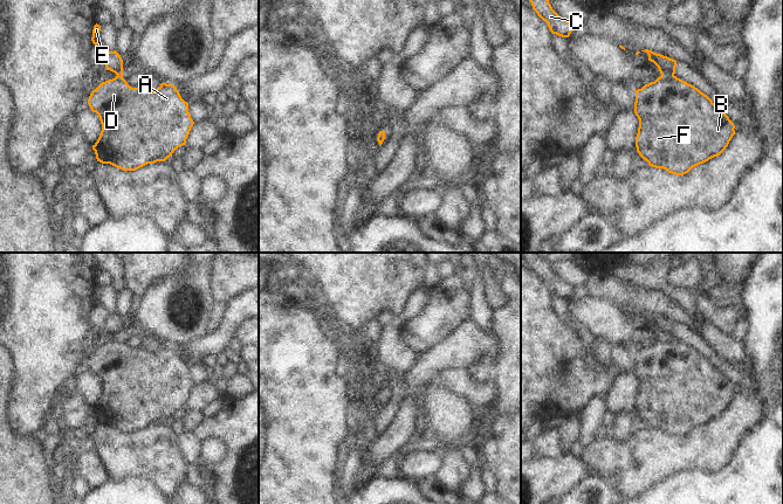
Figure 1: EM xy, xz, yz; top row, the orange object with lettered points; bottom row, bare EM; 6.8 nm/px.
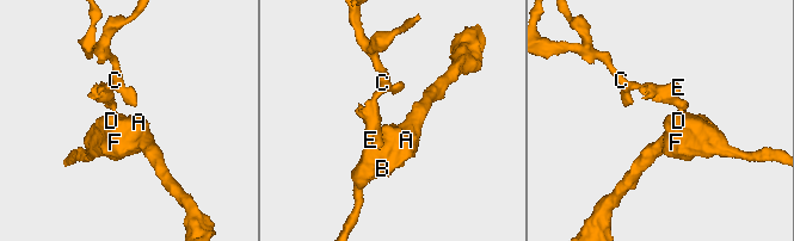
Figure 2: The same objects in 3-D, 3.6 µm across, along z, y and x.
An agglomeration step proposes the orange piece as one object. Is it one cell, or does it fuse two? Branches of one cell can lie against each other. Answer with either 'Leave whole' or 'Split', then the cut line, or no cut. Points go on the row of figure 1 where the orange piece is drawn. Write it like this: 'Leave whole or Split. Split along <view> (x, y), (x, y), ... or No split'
Split. Split along yz (661, 74), (673, 76).

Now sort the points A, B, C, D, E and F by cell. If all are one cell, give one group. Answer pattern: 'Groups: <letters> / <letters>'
Groups: A B D F / C E.

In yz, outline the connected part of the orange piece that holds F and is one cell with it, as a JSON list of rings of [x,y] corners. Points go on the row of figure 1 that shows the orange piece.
[[[661,75],[636,90],[634,113],[639,119],[637,152],[650,166],[664,168],[675,175],[684,175],[693,167],[720,156],[735,134],[734,123],[707,95],[676,76]]]

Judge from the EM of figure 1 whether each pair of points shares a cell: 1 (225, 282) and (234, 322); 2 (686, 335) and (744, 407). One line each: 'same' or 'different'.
1: different
2: different

